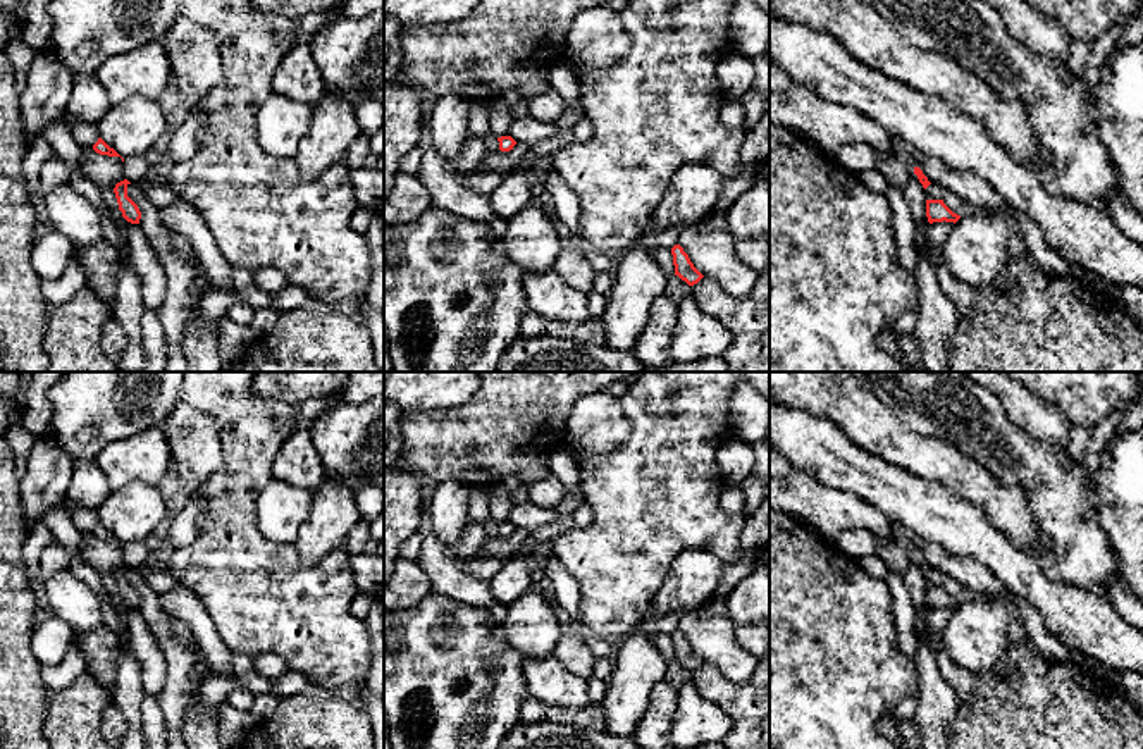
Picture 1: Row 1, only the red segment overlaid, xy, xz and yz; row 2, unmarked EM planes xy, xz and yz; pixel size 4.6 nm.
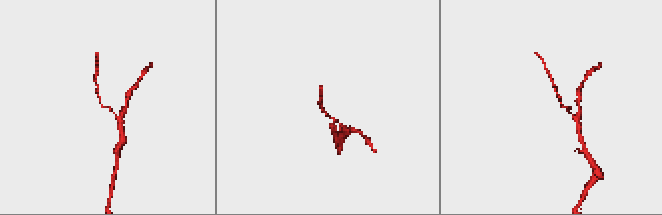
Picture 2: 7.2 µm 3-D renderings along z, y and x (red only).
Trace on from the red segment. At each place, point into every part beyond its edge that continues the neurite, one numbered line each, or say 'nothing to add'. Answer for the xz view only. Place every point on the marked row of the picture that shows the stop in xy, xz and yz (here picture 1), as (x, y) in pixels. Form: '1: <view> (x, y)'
nothing to add

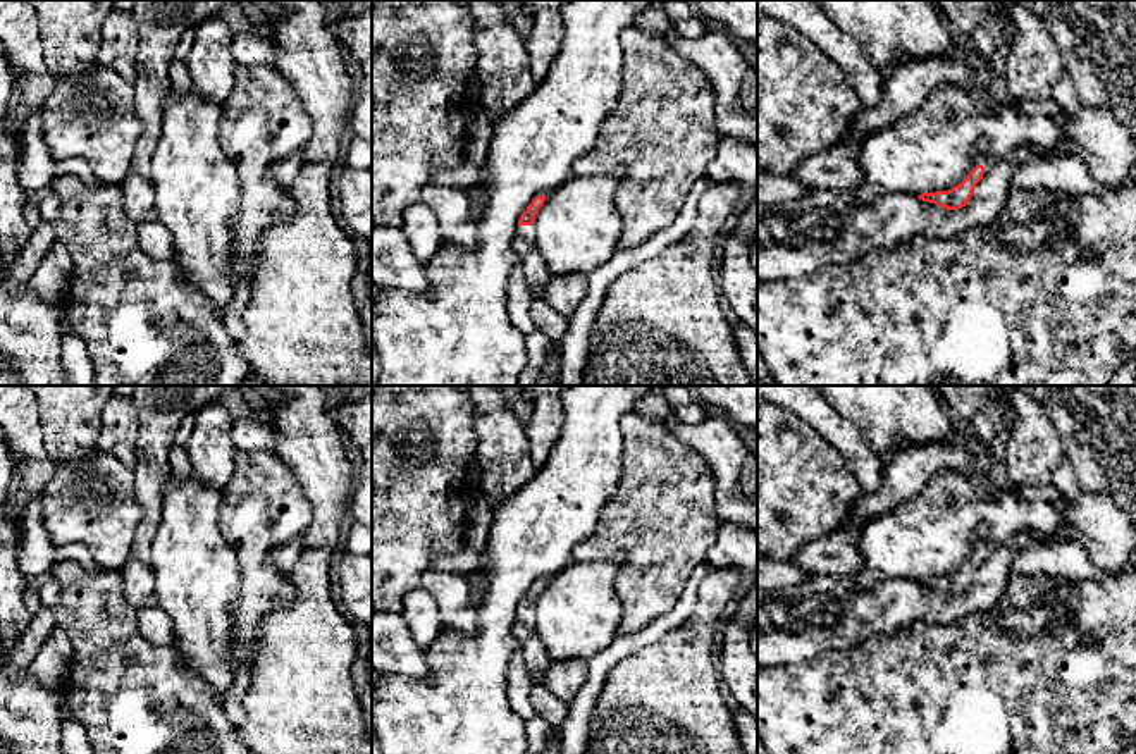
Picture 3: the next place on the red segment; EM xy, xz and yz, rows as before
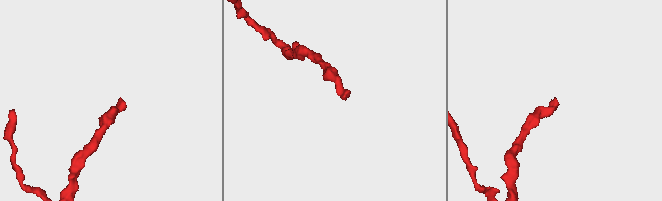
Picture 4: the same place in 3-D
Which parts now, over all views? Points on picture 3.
1: xz (529, 233)

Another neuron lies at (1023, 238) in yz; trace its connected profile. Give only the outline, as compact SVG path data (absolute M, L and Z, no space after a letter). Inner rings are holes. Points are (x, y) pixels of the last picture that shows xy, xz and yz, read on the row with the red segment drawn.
M1033 222L1028 226L1005 226L1000 229L1000 244L1016 251L1031 251L1043 246L1059 231L1076 236L1076 229L1067 222Z

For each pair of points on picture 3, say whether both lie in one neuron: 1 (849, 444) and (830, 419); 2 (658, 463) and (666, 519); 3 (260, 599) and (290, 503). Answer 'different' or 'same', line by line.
1: same
2: same
3: same

